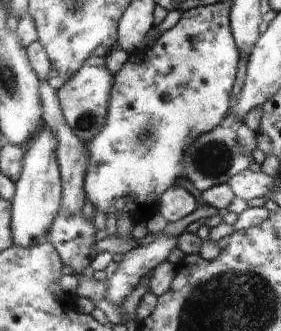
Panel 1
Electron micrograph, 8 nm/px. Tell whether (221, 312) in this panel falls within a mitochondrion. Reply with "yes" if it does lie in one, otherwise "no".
yes

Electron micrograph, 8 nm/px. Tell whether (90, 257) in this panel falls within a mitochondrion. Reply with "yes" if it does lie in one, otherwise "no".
no

